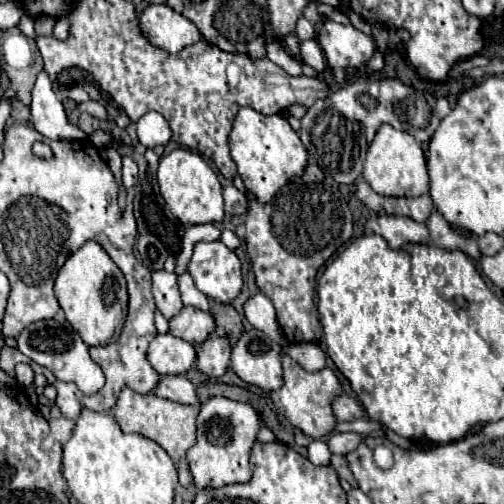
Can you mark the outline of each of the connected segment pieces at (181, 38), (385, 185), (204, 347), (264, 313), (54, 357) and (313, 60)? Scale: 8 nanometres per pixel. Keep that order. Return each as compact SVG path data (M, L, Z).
M149 4L143 12L137 14L137 26L153 46L169 54L177 54L201 38L193 22L165 4Z
M383 124L373 142L369 144L365 162L363 162L363 178L367 184L381 196L397 196L397 198L417 198L421 194L427 194L427 168L425 168L425 154L419 142L403 132L395 130L389 124Z
M211 334L203 344L197 346L195 368L211 378L221 378L227 370L229 356L231 356L229 340Z
M257 290L245 304L243 304L243 314L249 320L249 324L261 332L265 332L271 338L283 338L275 320L275 308L271 300Z
M51 318L51 320L41 320L31 326L27 326L23 332L19 332L17 340L17 350L31 358L33 362L49 368L59 380L63 382L75 382L81 392L85 394L95 394L99 388L105 384L103 370L91 360L87 344L81 340L81 336L71 328L71 324L65 318Z
M303 40L299 48L301 48L301 52L303 52L305 62L317 72L315 78L321 80L321 72L323 72L323 68L325 68L325 62L323 62L323 52L321 52L319 44L317 44L315 40Z

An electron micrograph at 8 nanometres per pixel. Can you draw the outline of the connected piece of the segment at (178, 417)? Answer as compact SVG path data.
M123 388L119 394L119 400L113 408L115 420L119 422L123 432L137 432L145 438L155 440L173 460L177 472L179 472L179 484L183 488L189 488L193 484L193 476L189 472L187 464L187 450L197 442L197 406L185 406L179 402L171 402L165 398L159 398L155 394L137 394L131 388Z

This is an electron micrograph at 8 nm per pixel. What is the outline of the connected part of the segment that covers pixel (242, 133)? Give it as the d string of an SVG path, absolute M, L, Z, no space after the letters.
M241 108L233 130L229 134L231 156L237 164L239 176L245 182L245 188L257 196L259 202L269 202L279 188L283 188L289 180L295 180L303 174L307 166L307 152L297 136L297 132L289 126L289 122L279 116L263 116L253 108Z

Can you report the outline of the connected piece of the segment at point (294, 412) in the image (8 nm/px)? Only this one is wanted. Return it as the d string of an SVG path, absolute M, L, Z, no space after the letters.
M283 356L283 386L275 392L271 392L271 400L275 404L275 408L295 426L299 428L303 434L307 434L309 438L321 438L327 436L333 426L335 426L335 418L331 412L331 398L341 394L341 382L335 376L333 370L323 368L319 372L305 372L297 362L293 362L291 358Z

